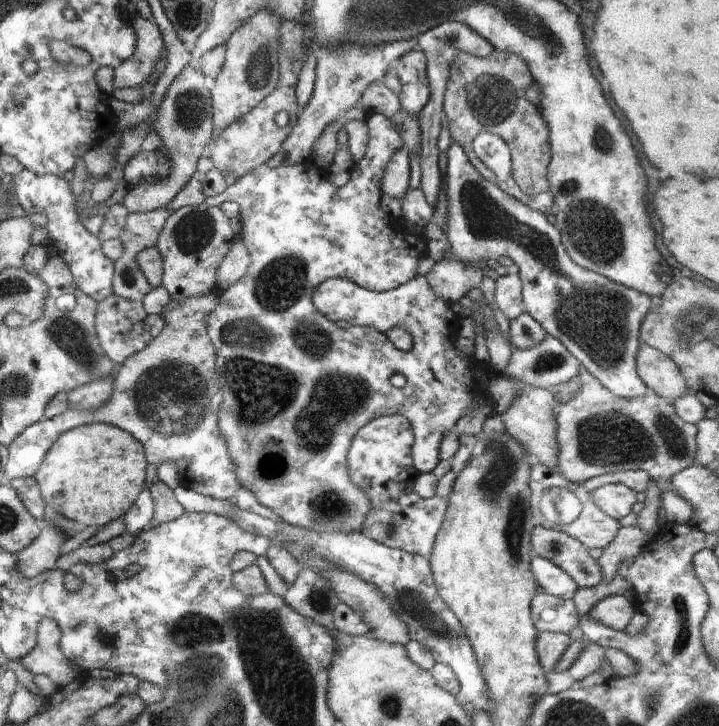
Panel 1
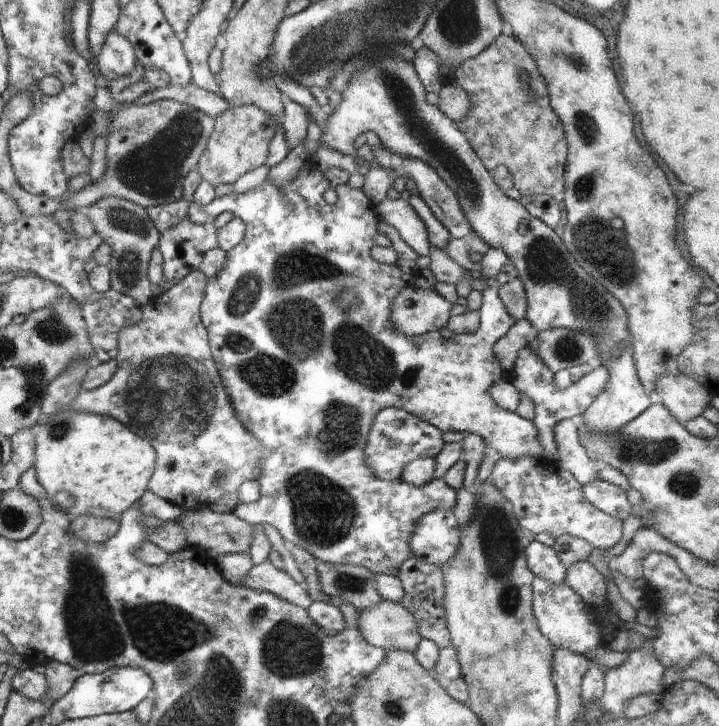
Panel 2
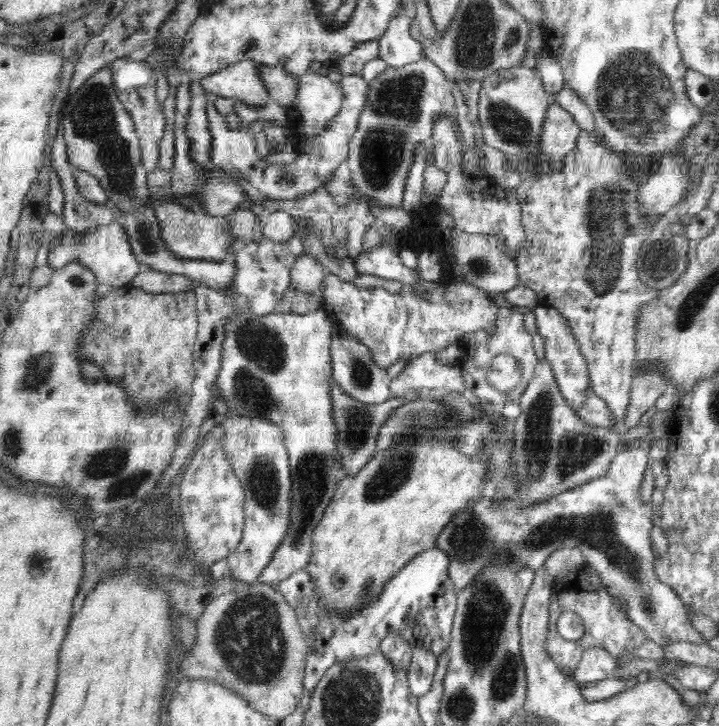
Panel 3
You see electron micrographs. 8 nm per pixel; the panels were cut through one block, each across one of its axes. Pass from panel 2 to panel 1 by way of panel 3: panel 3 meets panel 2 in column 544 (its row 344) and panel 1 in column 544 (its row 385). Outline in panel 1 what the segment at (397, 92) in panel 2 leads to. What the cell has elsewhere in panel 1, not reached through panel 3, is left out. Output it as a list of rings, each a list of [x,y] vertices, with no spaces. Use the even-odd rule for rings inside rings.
[[[452,140],[447,155],[448,176],[445,181],[448,183],[448,228],[445,238],[450,244],[450,255],[463,264],[472,265],[483,259],[497,262],[500,257],[507,257],[520,269],[518,276],[526,312],[510,321],[511,344],[516,349],[530,349],[540,344],[547,335],[552,336],[560,340],[580,365],[613,396],[633,400],[650,393],[637,374],[636,356],[642,346],[639,335],[652,304],[651,298],[574,264],[562,245],[559,229],[548,222],[546,214],[534,211],[504,193],[495,183],[485,180],[469,162],[456,140]]]

